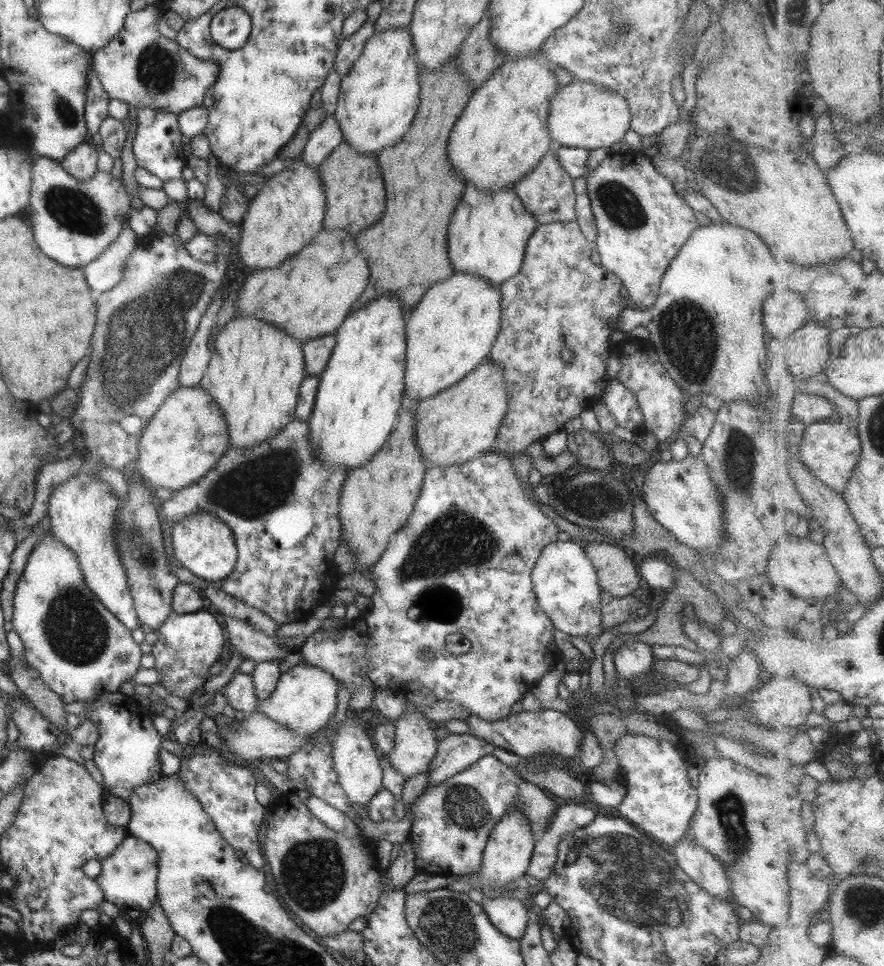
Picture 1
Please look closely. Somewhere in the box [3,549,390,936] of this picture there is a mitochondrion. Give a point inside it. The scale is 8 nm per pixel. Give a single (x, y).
(315, 868)

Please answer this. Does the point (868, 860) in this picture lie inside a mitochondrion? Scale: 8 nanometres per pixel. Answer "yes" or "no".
yes

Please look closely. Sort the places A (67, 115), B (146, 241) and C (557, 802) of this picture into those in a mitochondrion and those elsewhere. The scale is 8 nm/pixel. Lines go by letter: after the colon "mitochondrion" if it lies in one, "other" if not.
A: mitochondrion
B: other
C: other

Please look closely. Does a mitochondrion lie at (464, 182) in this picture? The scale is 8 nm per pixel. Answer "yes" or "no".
no

